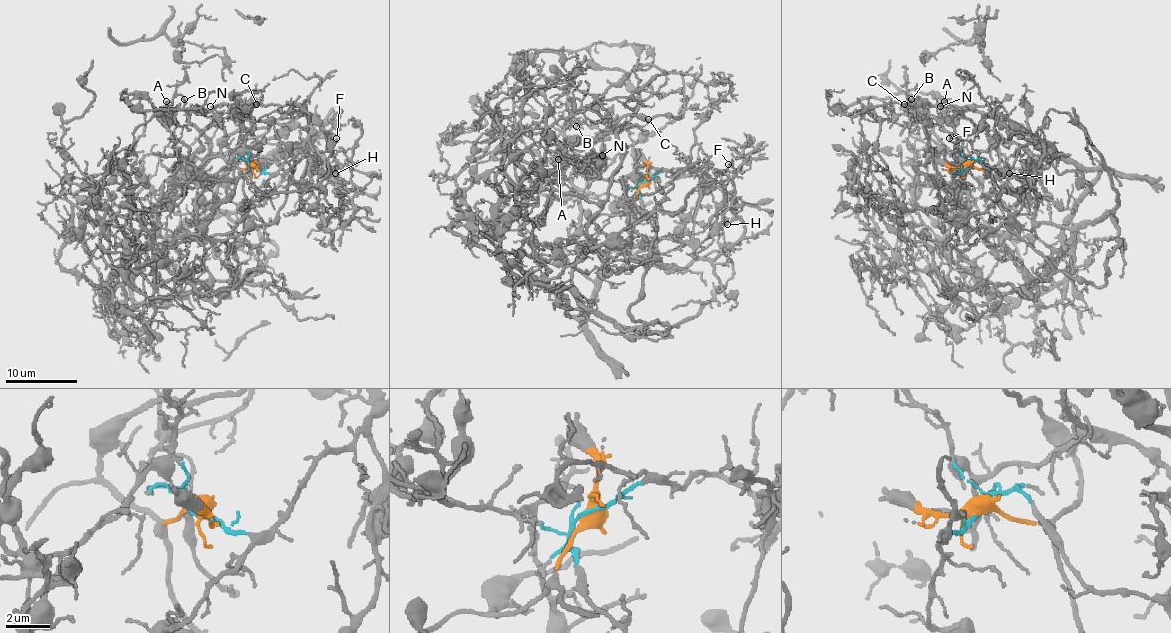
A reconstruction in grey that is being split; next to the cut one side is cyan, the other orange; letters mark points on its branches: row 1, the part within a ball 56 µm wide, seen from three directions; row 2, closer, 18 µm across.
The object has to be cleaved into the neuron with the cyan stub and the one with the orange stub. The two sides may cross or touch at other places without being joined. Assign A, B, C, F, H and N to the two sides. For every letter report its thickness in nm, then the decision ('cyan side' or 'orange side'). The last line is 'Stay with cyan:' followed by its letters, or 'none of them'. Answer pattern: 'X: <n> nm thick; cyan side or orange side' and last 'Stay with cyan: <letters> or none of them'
A: 150 nm thick; cyan side
B: 130 nm thick; cyan side
C: 110 nm thick; cyan side
F: 100 nm thick; orange side
H: 600 nm thick; orange side
N: 140 nm thick; cyan side
Stay with cyan: A, B, C, N

